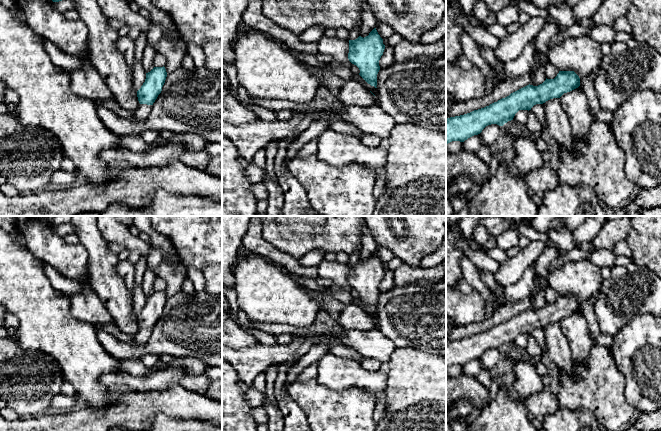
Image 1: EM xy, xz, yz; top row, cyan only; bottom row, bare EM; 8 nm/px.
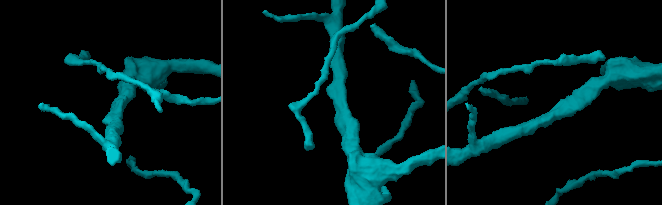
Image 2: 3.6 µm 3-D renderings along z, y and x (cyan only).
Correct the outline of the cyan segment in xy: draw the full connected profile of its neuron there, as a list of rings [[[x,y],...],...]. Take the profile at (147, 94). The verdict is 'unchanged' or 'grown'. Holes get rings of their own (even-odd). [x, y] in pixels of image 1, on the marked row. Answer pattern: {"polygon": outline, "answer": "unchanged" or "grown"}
{"polygon": [[[154,67],[146,73],[146,79],[141,88],[137,91],[140,104],[153,105],[158,95],[162,91],[167,72],[165,67]]], "answer": "unchanged"}

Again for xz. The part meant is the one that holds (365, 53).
{"polygon": [[[376,28],[364,38],[359,36],[355,40],[349,40],[349,61],[359,68],[359,75],[375,88],[377,88],[377,74],[380,70],[379,60],[384,49],[383,39]]], "answer": "unchanged"}

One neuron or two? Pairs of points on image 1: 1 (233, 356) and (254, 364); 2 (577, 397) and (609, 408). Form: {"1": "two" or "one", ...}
{"1": "one", "2": "one"}

